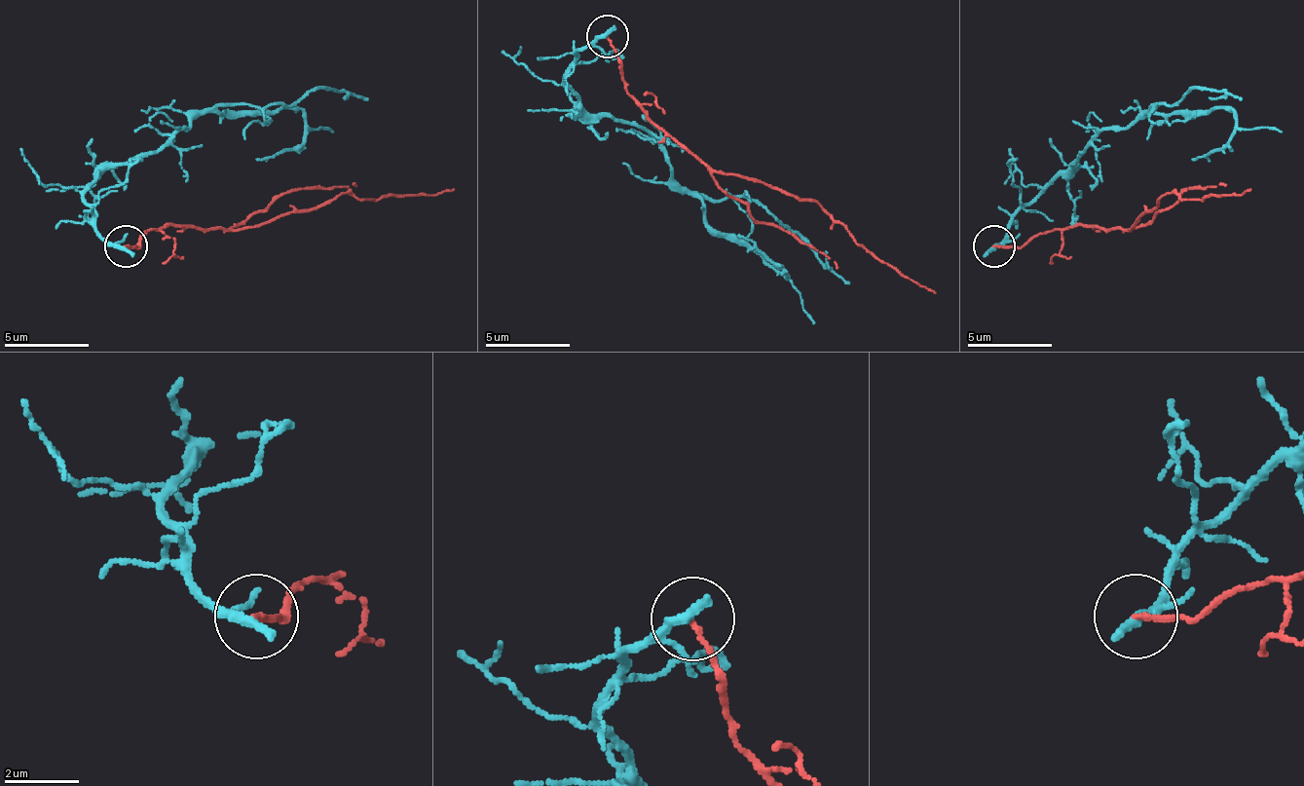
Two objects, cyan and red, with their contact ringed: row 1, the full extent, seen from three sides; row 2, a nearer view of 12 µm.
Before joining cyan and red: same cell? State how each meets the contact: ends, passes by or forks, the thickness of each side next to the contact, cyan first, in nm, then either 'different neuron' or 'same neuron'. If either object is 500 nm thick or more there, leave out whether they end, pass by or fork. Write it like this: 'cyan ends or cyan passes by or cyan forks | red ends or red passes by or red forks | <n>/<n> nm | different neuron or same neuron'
cyan passes by | red ends | 240/130 nm | different neuron

